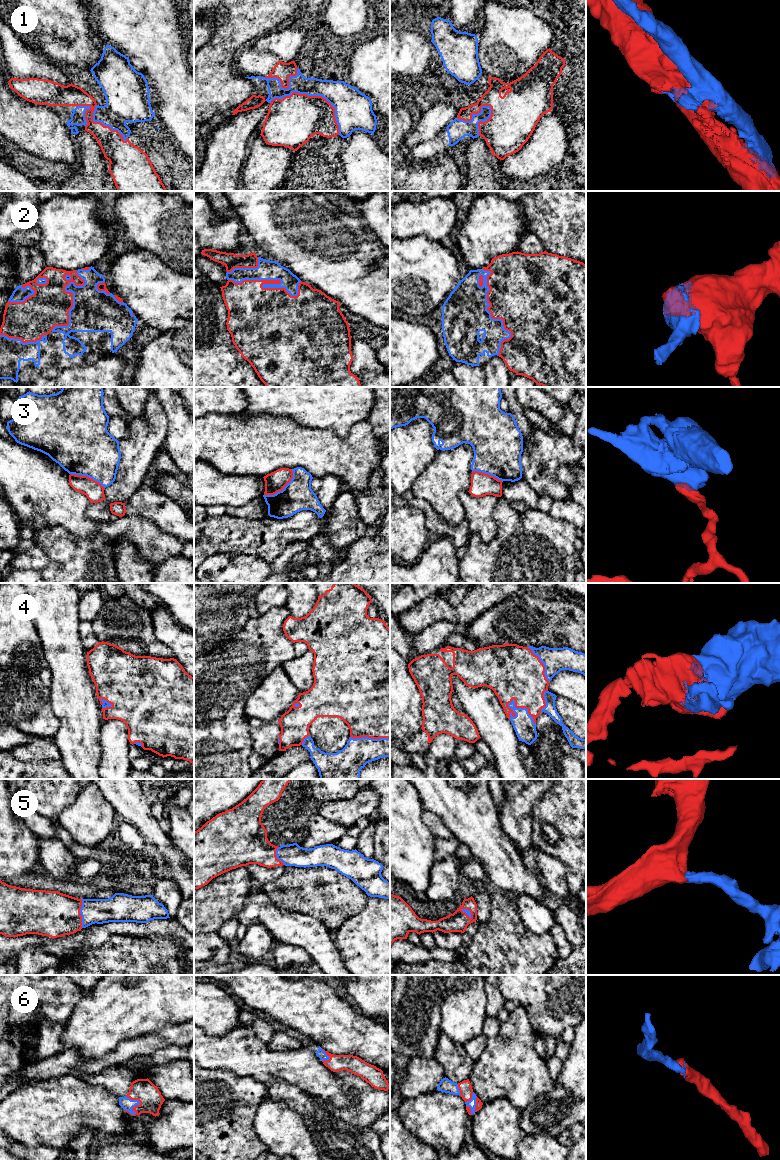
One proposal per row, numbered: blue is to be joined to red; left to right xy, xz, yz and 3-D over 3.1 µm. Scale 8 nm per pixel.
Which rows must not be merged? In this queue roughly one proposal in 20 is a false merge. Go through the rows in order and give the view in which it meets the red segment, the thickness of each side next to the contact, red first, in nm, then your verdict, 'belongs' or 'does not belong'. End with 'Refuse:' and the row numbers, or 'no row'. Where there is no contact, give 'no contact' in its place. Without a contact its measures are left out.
1: xz | 380/240 nm | does not belong
2: xz | 440/160 nm | belongs
3: xz | 160/240 nm | does not belong
4: yz | 380/170 nm | belongs
5: xy | 360/200 nm | belongs
6: xy | 190/100 nm | belongs
Refuse: 1, 3

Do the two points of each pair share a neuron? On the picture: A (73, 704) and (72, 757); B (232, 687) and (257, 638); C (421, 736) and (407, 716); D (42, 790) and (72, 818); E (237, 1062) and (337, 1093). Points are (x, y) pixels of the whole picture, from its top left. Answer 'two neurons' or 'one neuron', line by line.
A: one neuron
B: one neuron
C: two neurons
D: two neurons
E: one neuron

